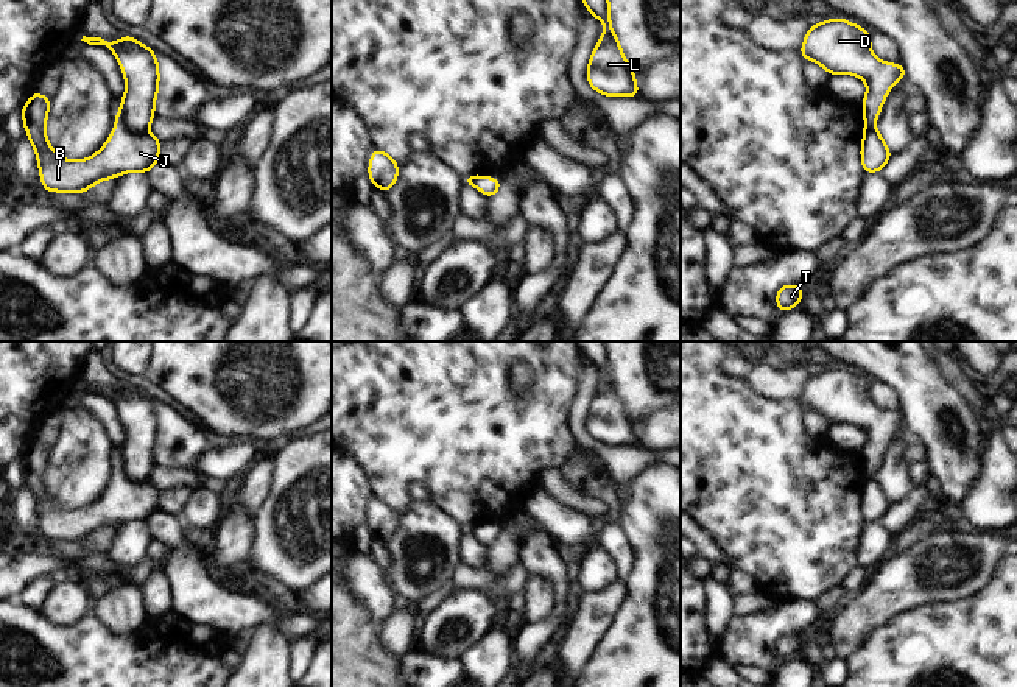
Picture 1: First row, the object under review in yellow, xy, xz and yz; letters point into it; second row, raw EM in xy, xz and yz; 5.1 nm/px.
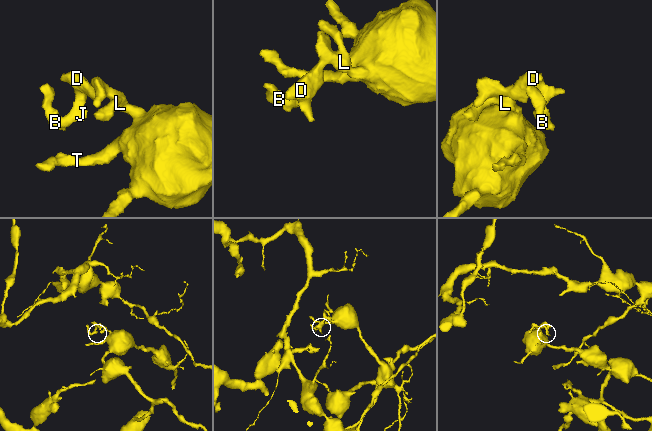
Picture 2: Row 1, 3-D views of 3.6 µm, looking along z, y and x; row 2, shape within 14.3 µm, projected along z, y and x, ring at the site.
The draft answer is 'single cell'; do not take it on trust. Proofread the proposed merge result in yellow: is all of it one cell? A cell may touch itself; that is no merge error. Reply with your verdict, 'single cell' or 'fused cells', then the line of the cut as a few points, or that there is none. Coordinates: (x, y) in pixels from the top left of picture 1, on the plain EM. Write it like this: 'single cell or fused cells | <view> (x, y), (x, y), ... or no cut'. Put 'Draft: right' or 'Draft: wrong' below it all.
fused cells | xy (122, 458), (126, 471), (137, 482)
Draft: wrong

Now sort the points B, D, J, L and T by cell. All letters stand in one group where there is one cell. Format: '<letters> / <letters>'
B J / D L T

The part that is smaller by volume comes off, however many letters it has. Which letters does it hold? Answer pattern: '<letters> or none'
B, J

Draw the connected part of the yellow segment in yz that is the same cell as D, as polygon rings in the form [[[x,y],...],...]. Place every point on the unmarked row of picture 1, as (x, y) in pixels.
[[[844,368],[811,375],[799,402],[804,408],[822,414],[830,425],[850,422],[864,428],[867,442],[861,455],[872,475],[889,438],[906,425],[902,413],[878,410],[871,399],[871,383]]]

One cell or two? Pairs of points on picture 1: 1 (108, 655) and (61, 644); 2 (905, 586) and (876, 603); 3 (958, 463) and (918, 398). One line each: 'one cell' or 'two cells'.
1: one cell
2: one cell
3: one cell

